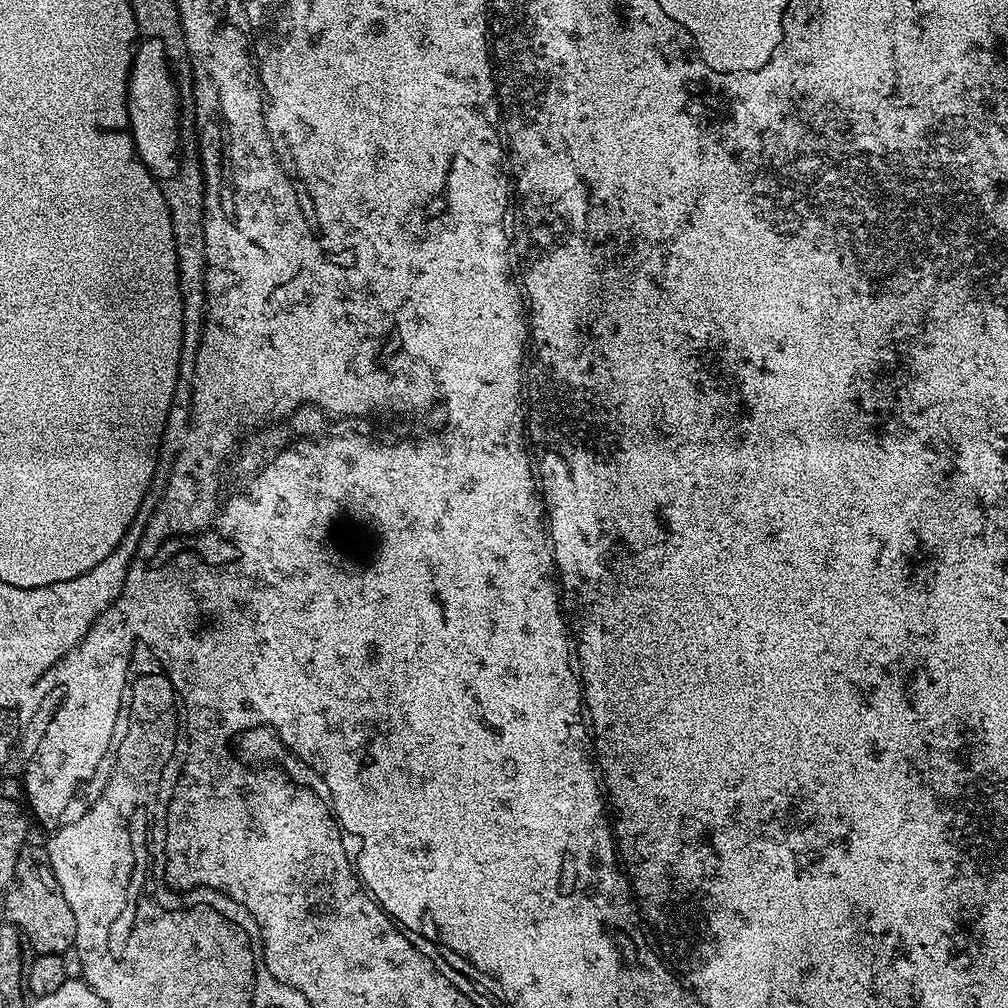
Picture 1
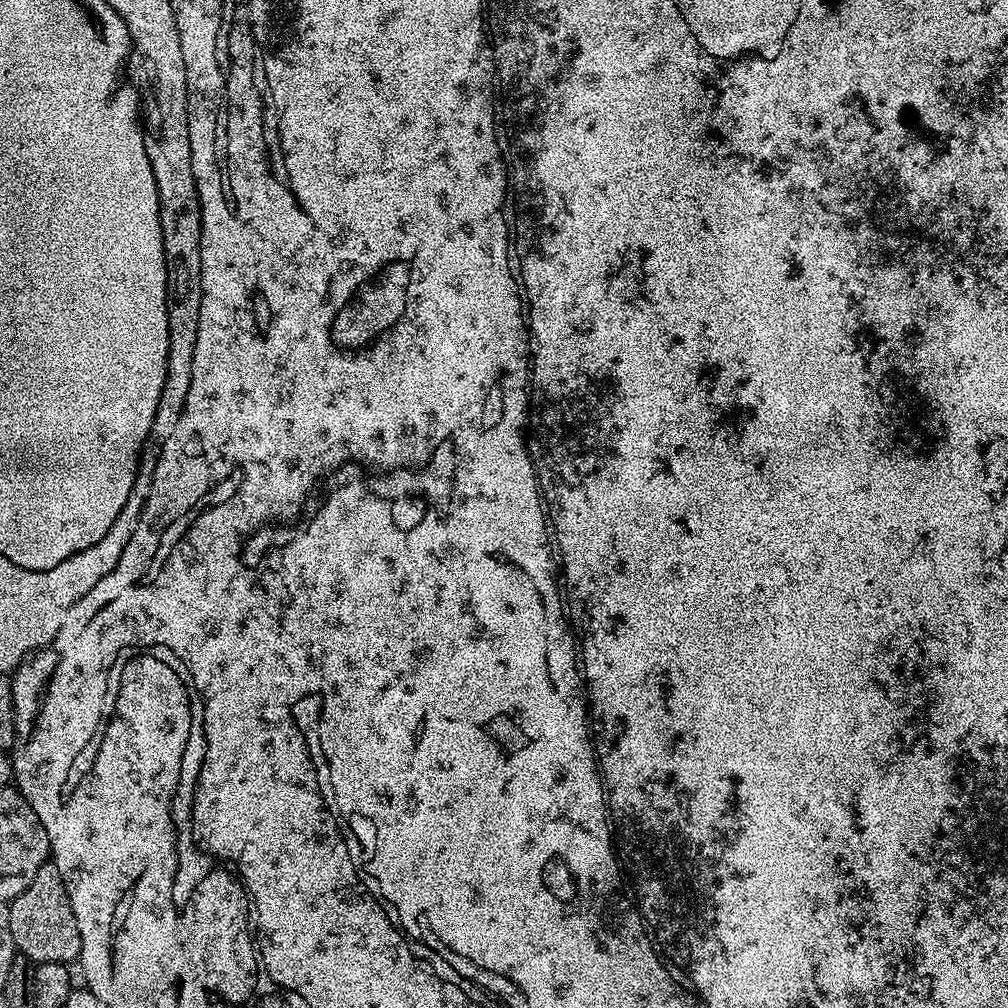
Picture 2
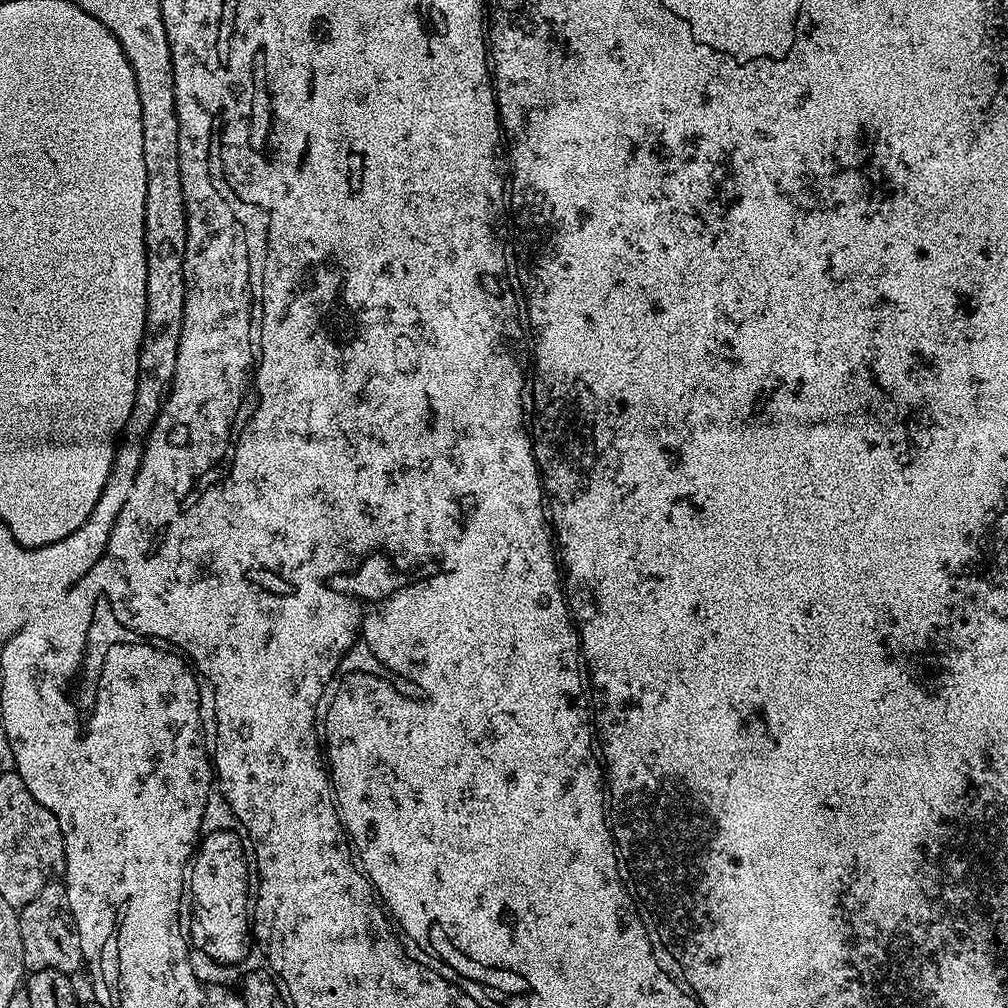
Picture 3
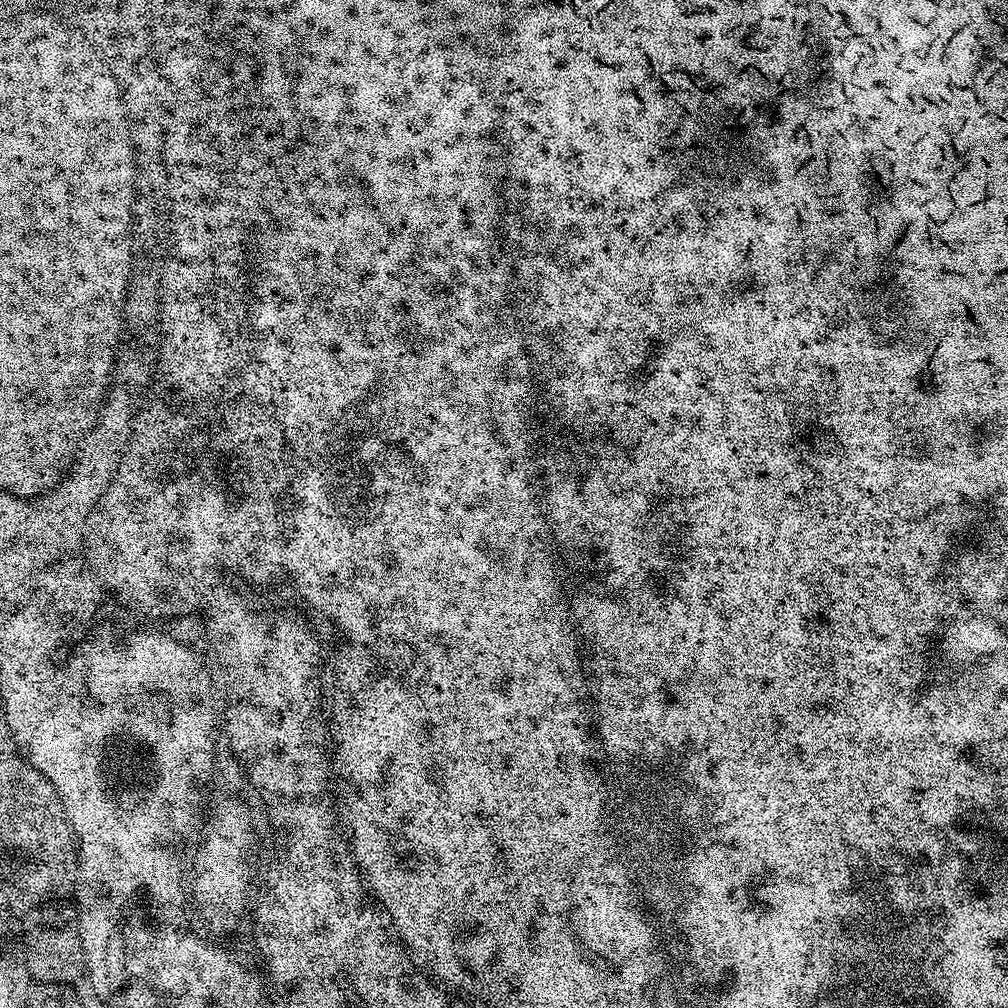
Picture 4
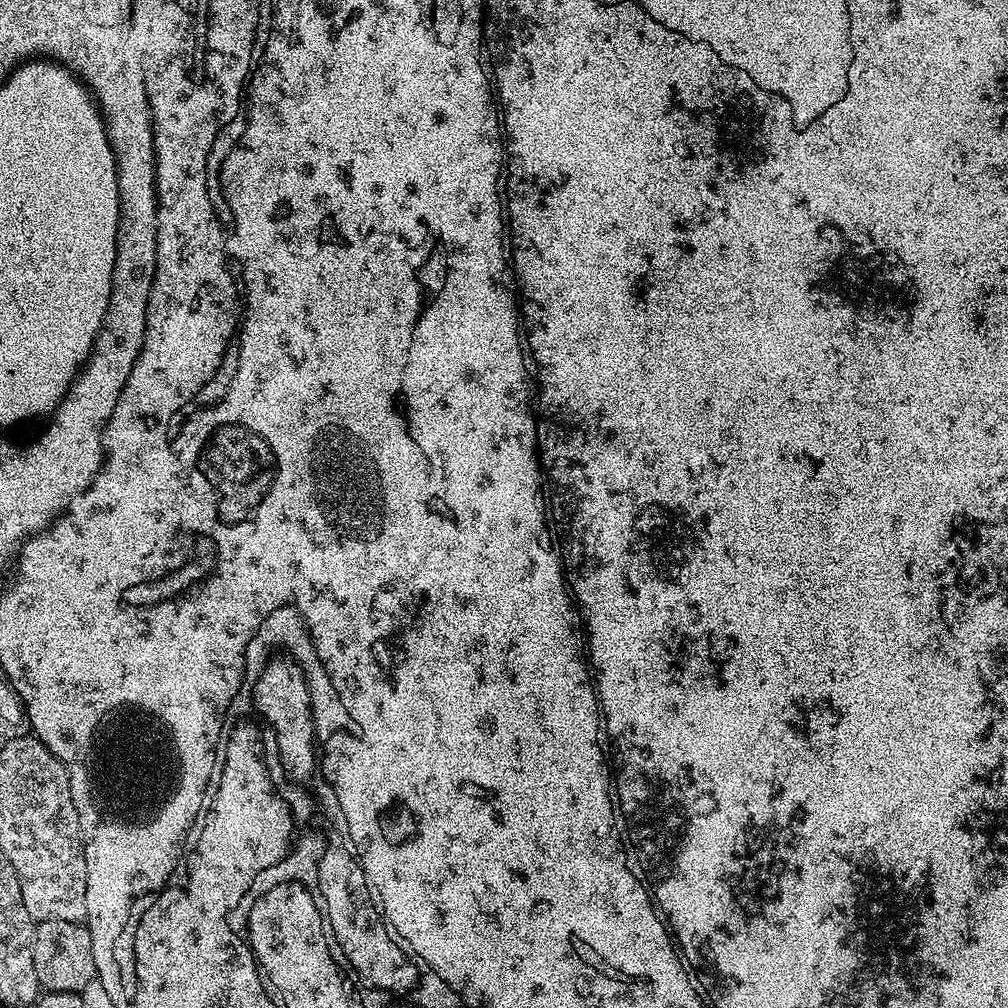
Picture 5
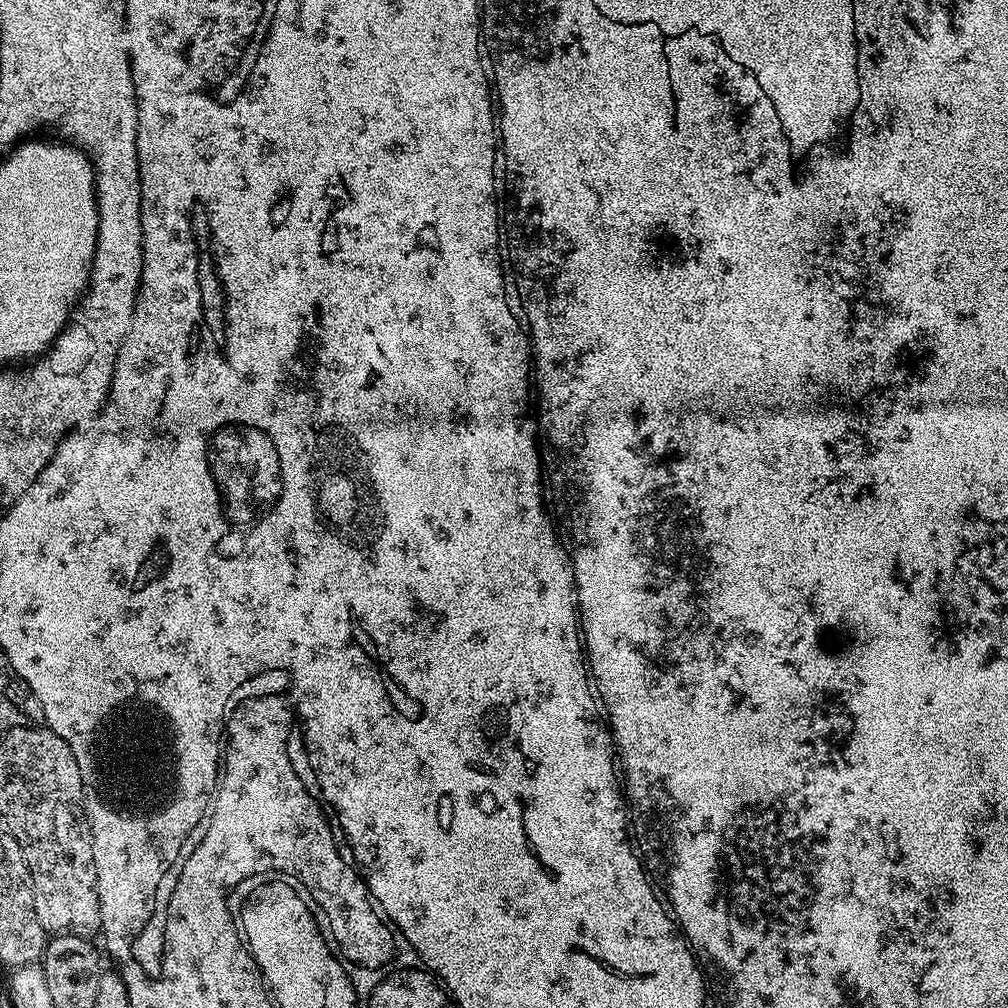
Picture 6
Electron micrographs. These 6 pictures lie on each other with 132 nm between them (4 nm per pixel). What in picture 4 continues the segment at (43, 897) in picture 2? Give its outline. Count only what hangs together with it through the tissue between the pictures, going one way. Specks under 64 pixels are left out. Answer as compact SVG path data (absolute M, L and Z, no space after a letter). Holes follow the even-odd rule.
M53 902L33 908L22 920L24 937L24 957L28 963L28 973L37 984L73 985L85 975L86 961L80 937L80 913L68 902Z

